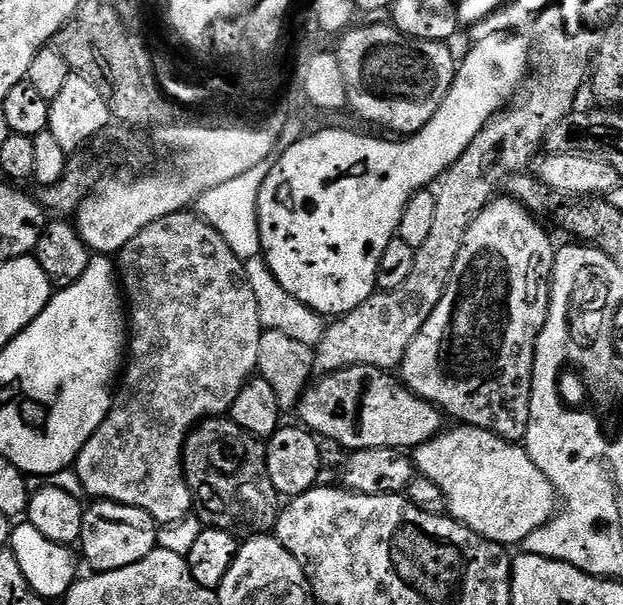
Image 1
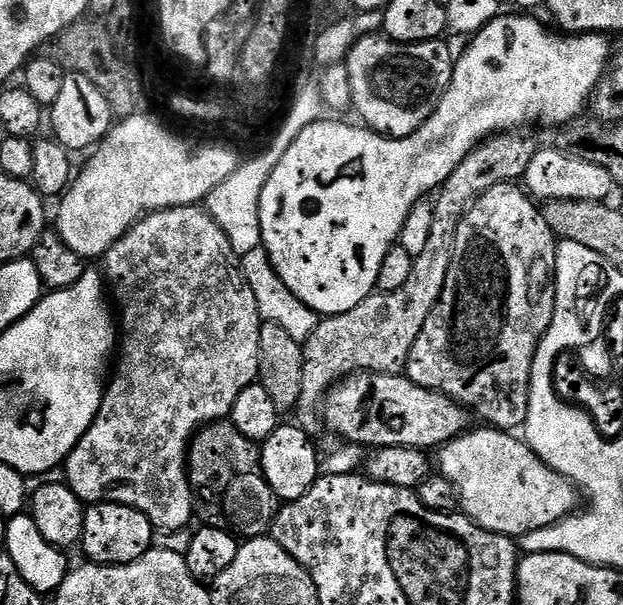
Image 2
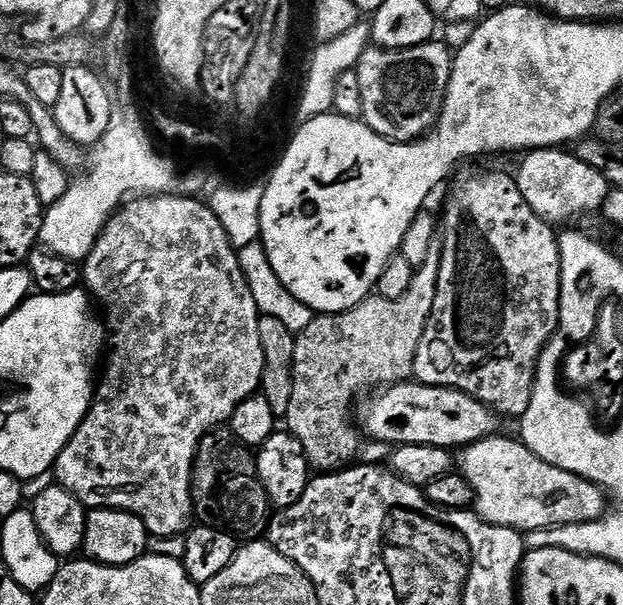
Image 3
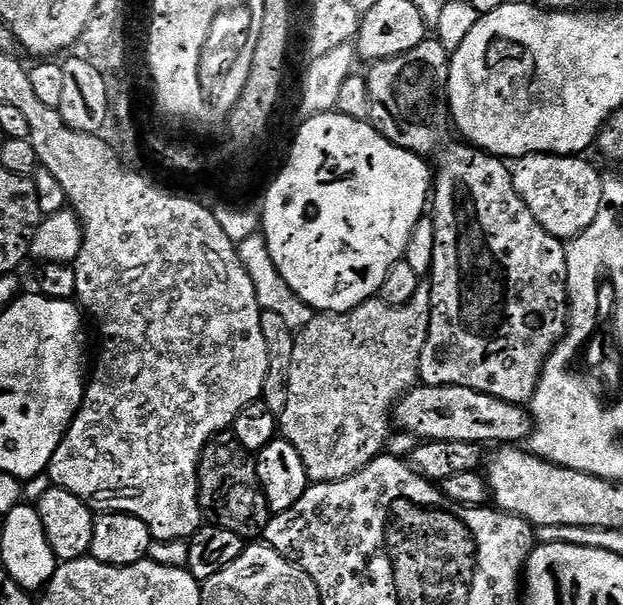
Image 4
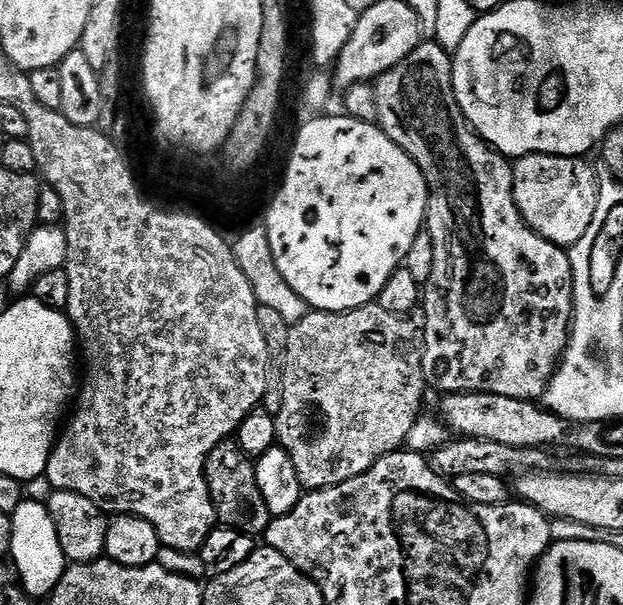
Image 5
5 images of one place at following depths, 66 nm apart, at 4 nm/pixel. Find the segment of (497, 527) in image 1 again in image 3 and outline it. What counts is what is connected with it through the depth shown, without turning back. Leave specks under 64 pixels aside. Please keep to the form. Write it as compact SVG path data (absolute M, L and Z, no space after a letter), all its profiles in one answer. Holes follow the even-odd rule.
M504 435L488 436L459 453L458 468L472 487L476 515L491 524L527 534L563 528L565 524L589 524L606 514L605 489L578 474L550 466L519 439Z

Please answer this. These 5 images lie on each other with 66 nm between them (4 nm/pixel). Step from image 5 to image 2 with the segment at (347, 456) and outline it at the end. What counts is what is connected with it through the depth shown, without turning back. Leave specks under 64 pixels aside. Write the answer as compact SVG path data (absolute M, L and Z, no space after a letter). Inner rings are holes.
M513 130L481 140L473 152L466 154L458 170L454 170L454 174L450 174L435 193L430 242L426 242L426 250L413 259L406 286L393 292L377 291L358 302L354 310L346 310L346 314L323 317L314 334L303 341L301 409L312 408L315 404L317 407L335 384L355 373L367 370L400 374L407 369L410 350L414 350L414 342L418 334L422 334L422 326L426 326L426 318L430 318L446 286L460 219L486 190L523 178L537 151L534 137L527 136L524 130Z

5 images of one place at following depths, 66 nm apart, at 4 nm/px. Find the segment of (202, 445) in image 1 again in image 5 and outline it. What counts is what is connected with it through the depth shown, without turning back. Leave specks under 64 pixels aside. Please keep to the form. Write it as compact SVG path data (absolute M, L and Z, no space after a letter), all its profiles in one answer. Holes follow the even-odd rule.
M235 439L223 440L218 446L214 446L214 450L210 450L206 458L204 477L208 483L217 521L223 527L244 532L253 538L259 537L268 529L274 517L266 506L266 498L262 498L262 490L258 490L256 465L253 457L247 456Z

